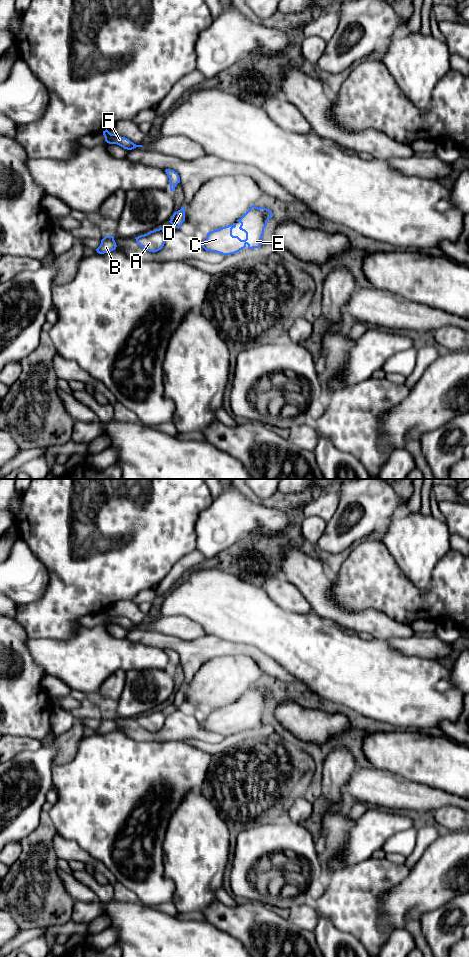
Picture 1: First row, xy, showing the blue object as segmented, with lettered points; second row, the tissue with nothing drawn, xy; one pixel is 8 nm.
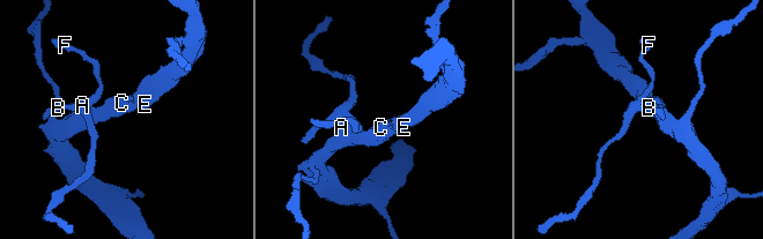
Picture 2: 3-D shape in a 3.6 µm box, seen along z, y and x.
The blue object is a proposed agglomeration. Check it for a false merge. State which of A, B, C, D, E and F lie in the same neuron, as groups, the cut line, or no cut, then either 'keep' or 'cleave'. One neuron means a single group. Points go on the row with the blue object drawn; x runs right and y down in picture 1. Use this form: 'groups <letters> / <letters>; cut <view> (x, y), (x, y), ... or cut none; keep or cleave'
groups A B C D E F; cut none; keep

